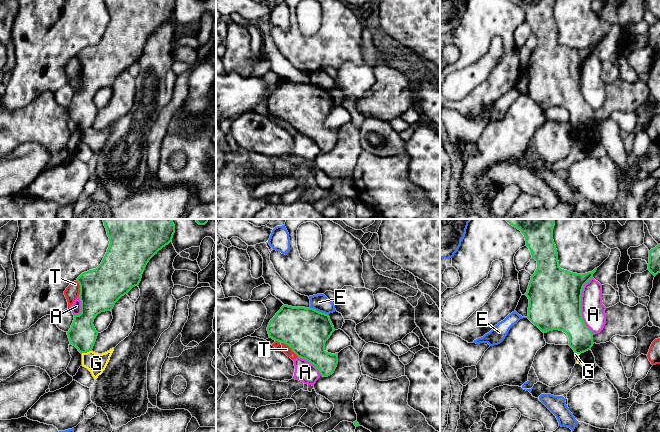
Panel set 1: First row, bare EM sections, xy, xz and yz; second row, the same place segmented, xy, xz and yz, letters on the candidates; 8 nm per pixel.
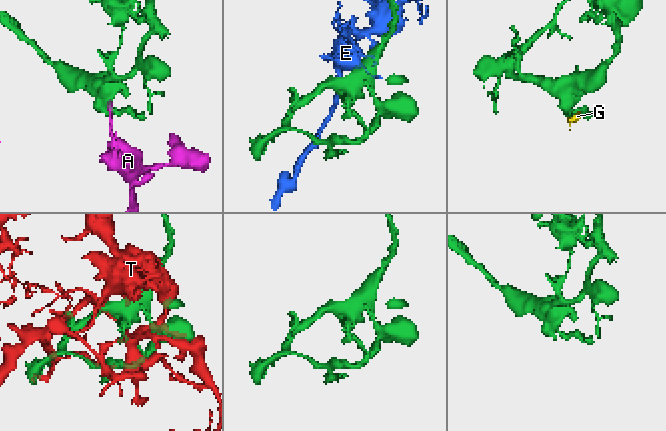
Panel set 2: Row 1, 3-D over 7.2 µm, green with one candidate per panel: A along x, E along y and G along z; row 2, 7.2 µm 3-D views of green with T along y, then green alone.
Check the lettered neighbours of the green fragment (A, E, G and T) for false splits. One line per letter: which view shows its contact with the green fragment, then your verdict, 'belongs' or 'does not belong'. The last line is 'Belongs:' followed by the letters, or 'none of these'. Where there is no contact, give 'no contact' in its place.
A: yz | does not belong
E: xz | does not belong
G: xy | does not belong
T: xz | does not belong
Belongs: none of these

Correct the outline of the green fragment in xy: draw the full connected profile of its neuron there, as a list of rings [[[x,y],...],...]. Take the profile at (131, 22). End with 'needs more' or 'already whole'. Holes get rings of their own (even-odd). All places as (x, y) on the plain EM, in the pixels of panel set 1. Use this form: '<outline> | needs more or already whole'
[[[104,0],[109,13],[109,23],[101,40],[93,46],[82,49],[77,58],[80,61],[81,89],[74,91],[67,108],[70,120],[78,127],[92,127],[98,108],[93,98],[98,90],[112,87],[115,79],[133,63],[138,62],[149,36],[168,21],[175,9],[174,0]]] | already whole

